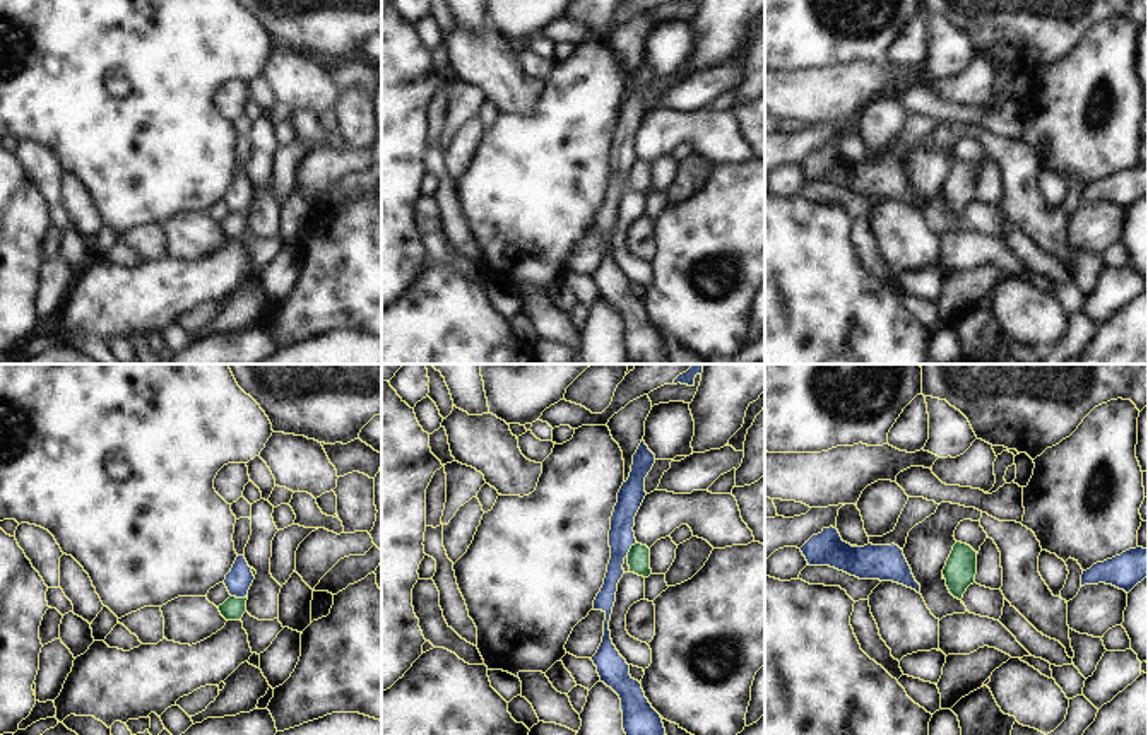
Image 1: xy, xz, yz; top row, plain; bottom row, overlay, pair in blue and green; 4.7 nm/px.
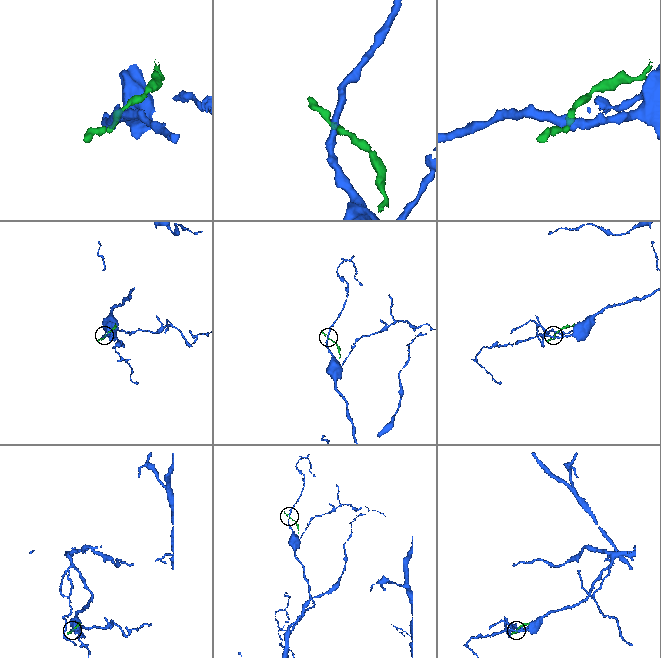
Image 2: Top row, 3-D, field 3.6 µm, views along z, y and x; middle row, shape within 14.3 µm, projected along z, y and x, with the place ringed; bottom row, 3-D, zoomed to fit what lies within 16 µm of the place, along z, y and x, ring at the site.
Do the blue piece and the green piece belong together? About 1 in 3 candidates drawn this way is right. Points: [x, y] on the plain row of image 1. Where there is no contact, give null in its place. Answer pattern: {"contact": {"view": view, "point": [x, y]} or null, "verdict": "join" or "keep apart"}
{"contact": {"view": "xz", "point": [630, 164]}, "verdict": "keep apart"}

